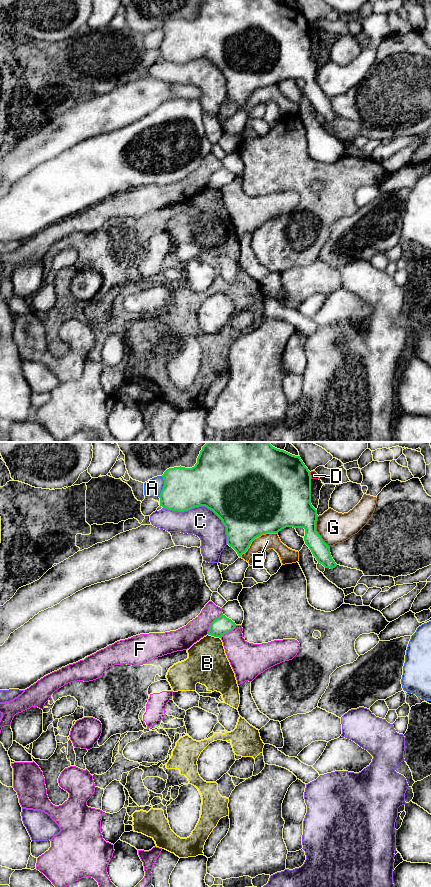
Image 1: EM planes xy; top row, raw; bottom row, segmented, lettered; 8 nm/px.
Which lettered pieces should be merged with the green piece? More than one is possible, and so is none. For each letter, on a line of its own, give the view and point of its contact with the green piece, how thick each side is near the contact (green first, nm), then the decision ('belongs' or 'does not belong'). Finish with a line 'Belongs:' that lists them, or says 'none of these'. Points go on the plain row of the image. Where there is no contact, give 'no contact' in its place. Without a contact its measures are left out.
A: xy (163, 38) | 340/140 nm | does not belong
B: xy (214, 188) | 140/340 nm | does not belong
C: xy (204, 57) | 500/240 nm | does not belong
D: xy (310, 27) | 500/60 nm | does not belong
E: xy (256, 89) | 480/130 nm | does not belong
F: xy (211, 175) | 140/170 nm | does not belong
G: xy (317, 84) | 280/260 nm | does not belong
Belongs: none of these

